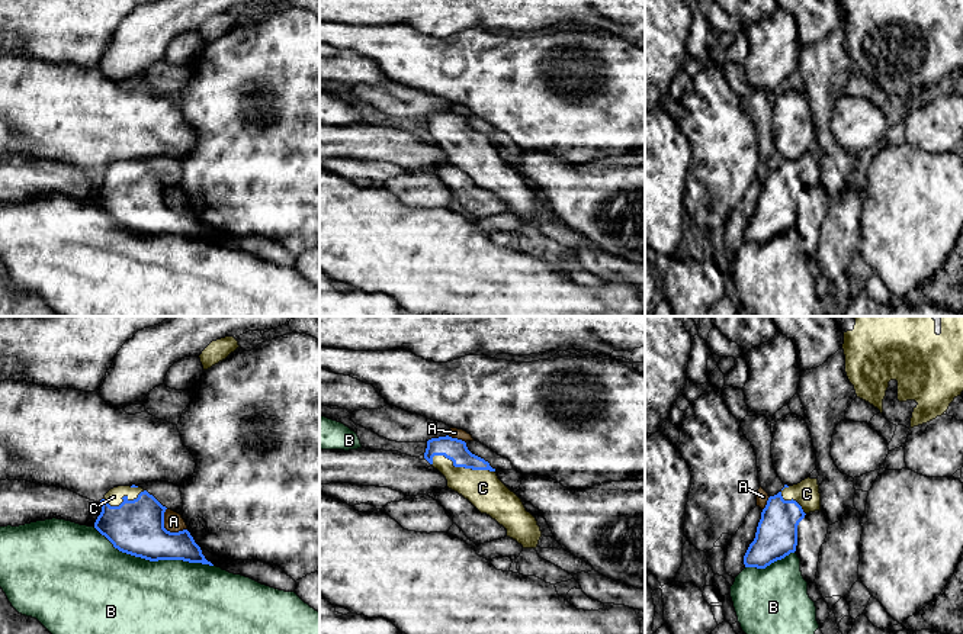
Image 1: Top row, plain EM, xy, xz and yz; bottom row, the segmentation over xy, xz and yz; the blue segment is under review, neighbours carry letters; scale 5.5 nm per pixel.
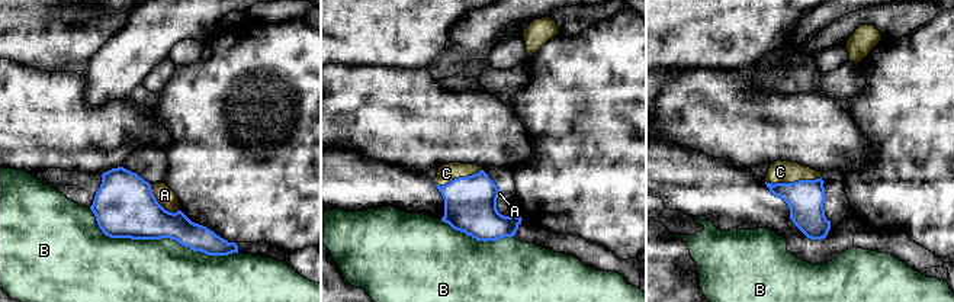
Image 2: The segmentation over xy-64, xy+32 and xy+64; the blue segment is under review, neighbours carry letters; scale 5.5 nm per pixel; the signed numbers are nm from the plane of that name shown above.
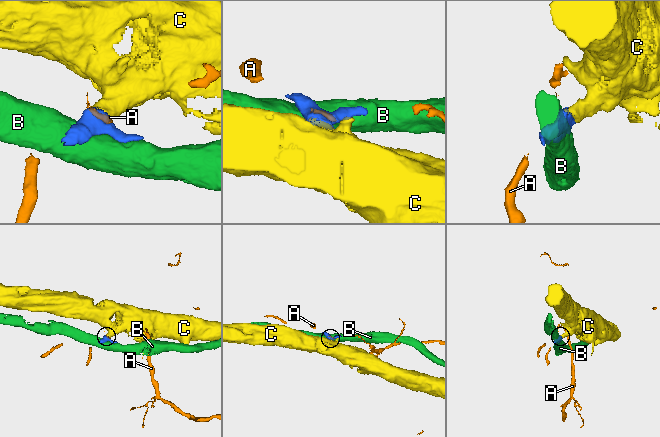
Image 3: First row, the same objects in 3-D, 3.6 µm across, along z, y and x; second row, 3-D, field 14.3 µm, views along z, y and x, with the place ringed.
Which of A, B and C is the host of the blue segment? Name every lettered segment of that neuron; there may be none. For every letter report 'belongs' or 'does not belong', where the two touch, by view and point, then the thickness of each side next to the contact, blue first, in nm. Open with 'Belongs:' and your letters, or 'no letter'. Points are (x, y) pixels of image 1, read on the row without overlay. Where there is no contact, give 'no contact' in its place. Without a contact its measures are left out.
Belongs: C
A: does not belong; meets blue in xy at (164, 203); 300 nm thick on the blue side, 110 nm on the other
B: does not belong; meets blue in xy at (153, 235); 300 nm thick on the blue side, 500 nm on the other
C: belongs; meets blue in xz at (462, 141); 120 nm thick on the blue side, 200 nm on the other

